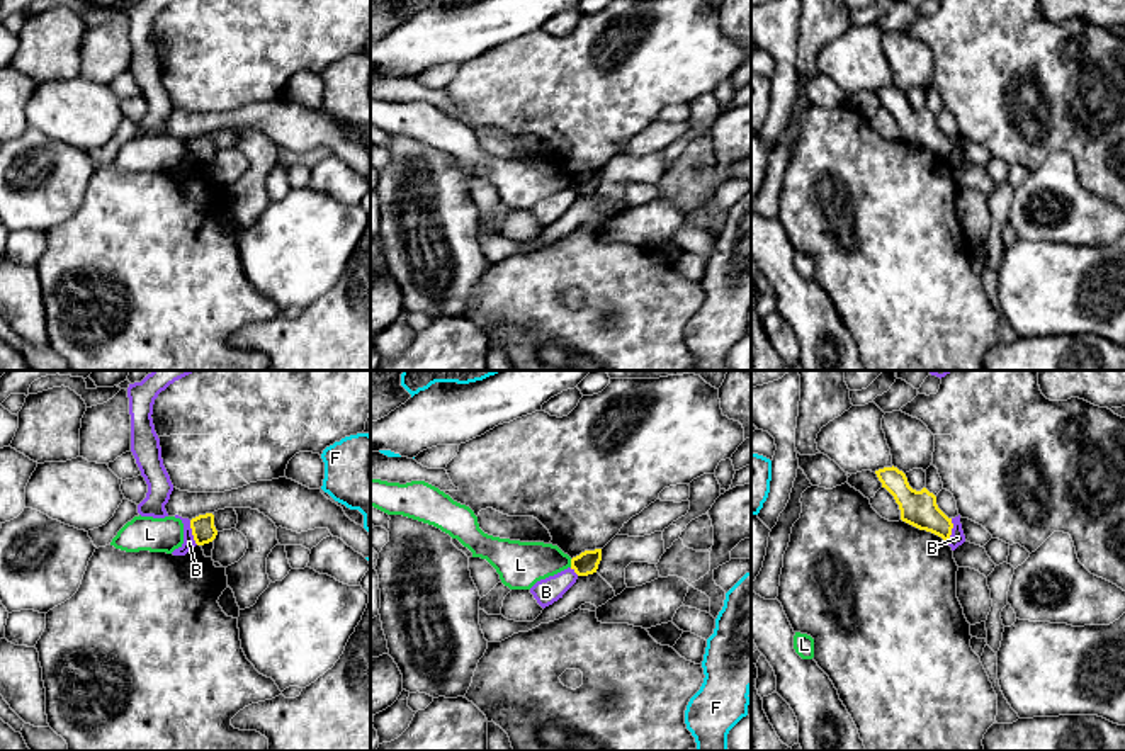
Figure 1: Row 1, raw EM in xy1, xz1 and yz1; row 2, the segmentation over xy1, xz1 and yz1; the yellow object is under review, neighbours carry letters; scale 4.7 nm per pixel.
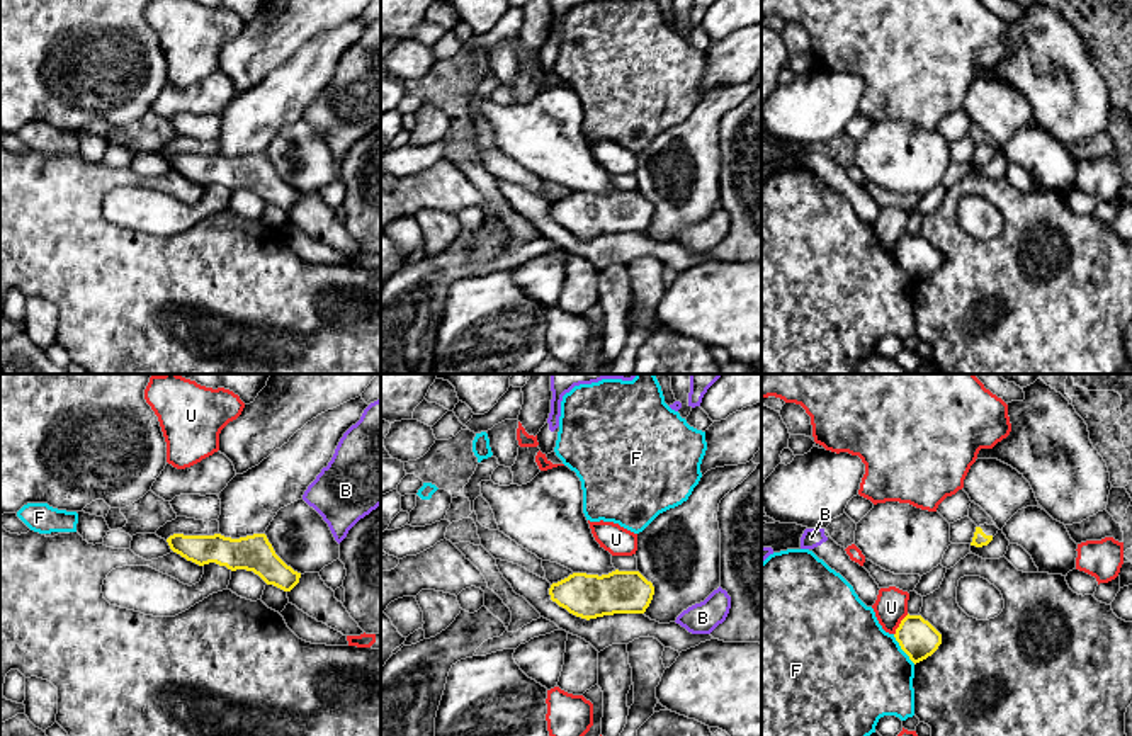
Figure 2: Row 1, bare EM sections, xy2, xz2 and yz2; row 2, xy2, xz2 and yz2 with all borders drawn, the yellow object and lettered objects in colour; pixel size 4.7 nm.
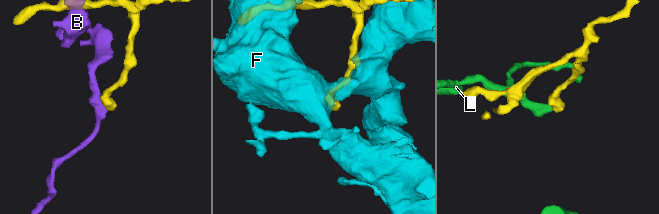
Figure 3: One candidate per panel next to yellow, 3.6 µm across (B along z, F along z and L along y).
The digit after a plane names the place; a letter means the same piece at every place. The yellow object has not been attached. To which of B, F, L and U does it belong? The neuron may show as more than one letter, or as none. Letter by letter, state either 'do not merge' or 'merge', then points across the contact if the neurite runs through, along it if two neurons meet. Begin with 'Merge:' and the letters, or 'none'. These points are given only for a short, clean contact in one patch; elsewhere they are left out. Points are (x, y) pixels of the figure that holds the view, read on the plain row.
Merge: none
B: do not merge; border along xy1 (189, 140), (192, 158), (197, 163)
F: do not merge
L: do not merge; border along xz1 (570, 179), (571, 186)
U: do not merge

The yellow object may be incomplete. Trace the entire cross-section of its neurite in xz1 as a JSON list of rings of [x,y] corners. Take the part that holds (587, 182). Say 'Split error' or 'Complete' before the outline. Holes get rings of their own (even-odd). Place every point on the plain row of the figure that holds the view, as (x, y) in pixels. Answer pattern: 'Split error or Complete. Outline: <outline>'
Complete. Outline: [[[602,168],[585,170],[571,178],[571,189],[578,195],[588,195],[596,192],[600,180],[602,180]]]

